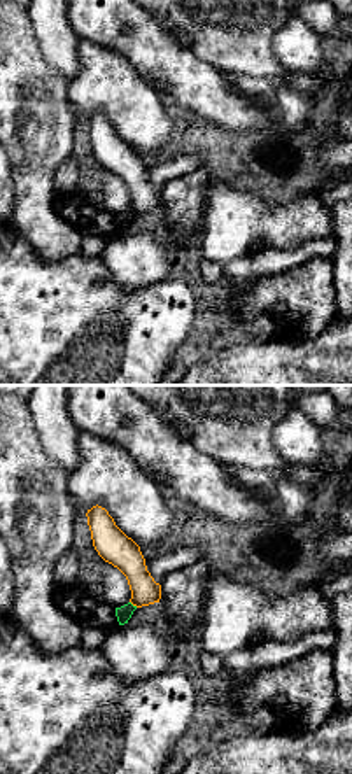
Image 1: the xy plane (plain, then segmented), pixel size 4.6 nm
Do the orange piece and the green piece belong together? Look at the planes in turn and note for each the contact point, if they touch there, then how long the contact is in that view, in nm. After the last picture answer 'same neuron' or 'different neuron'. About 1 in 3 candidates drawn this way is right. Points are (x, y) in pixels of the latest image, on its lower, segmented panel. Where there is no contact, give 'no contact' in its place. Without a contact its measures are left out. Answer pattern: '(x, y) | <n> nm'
(133, 605) | 50 nm

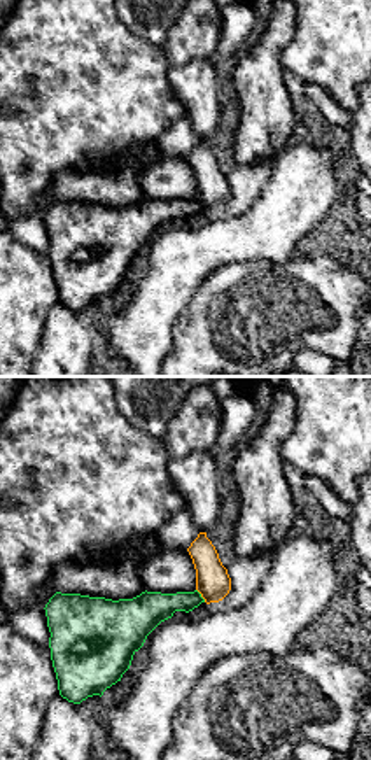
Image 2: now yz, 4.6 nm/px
(202, 596) | 80 nm

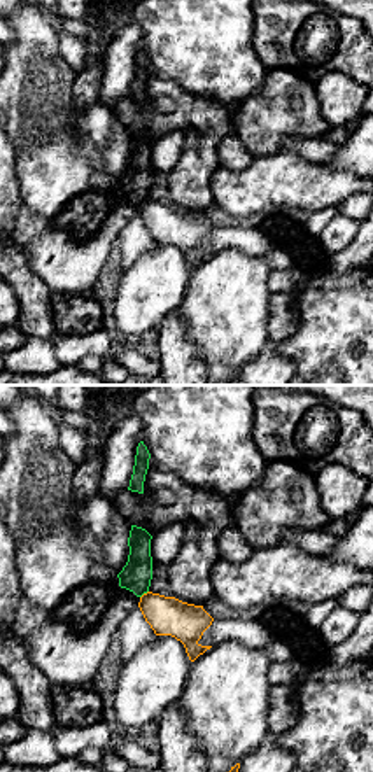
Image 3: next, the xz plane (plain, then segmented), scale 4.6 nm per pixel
(144, 594) | 50 nm

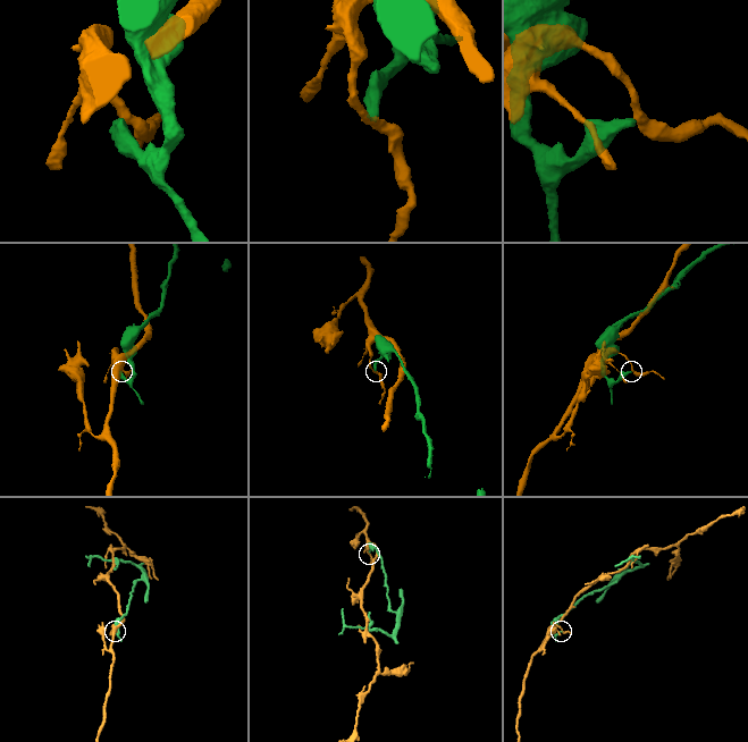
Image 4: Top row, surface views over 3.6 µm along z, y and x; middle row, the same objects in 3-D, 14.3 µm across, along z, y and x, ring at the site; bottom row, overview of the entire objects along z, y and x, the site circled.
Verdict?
different neuron

